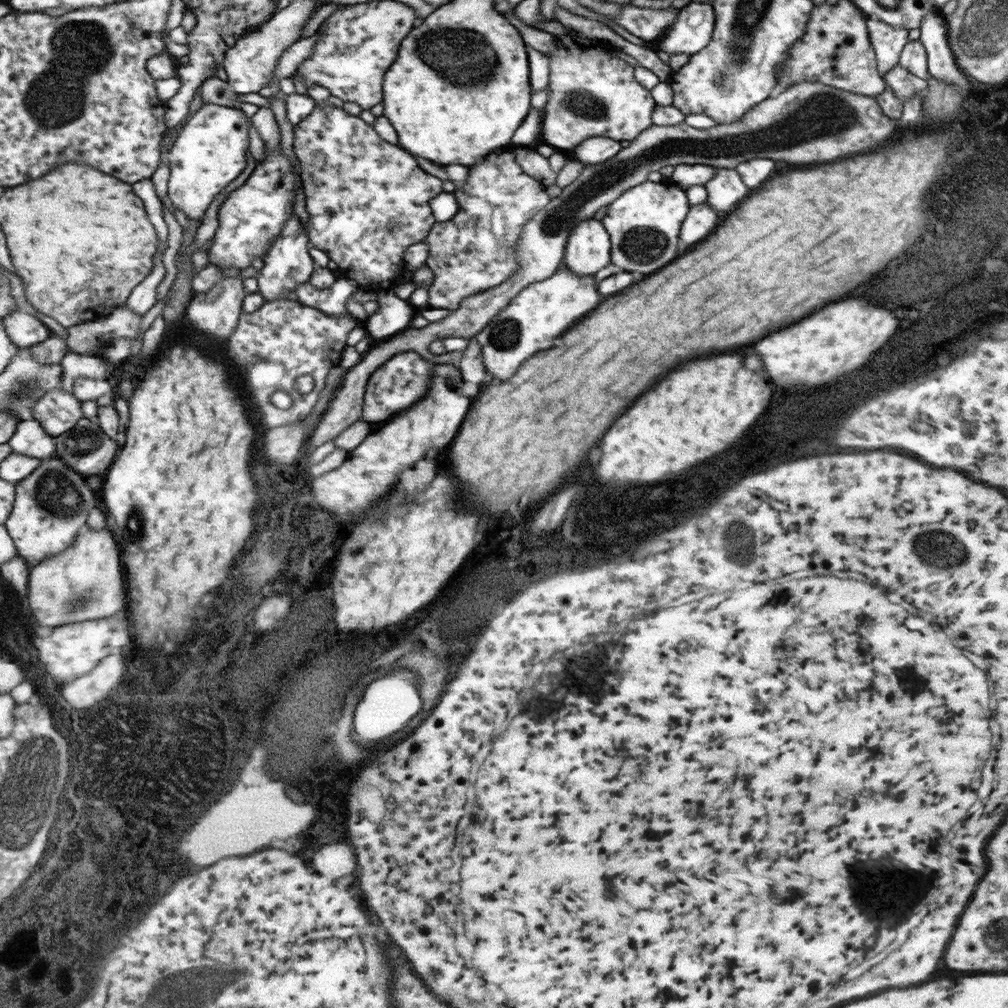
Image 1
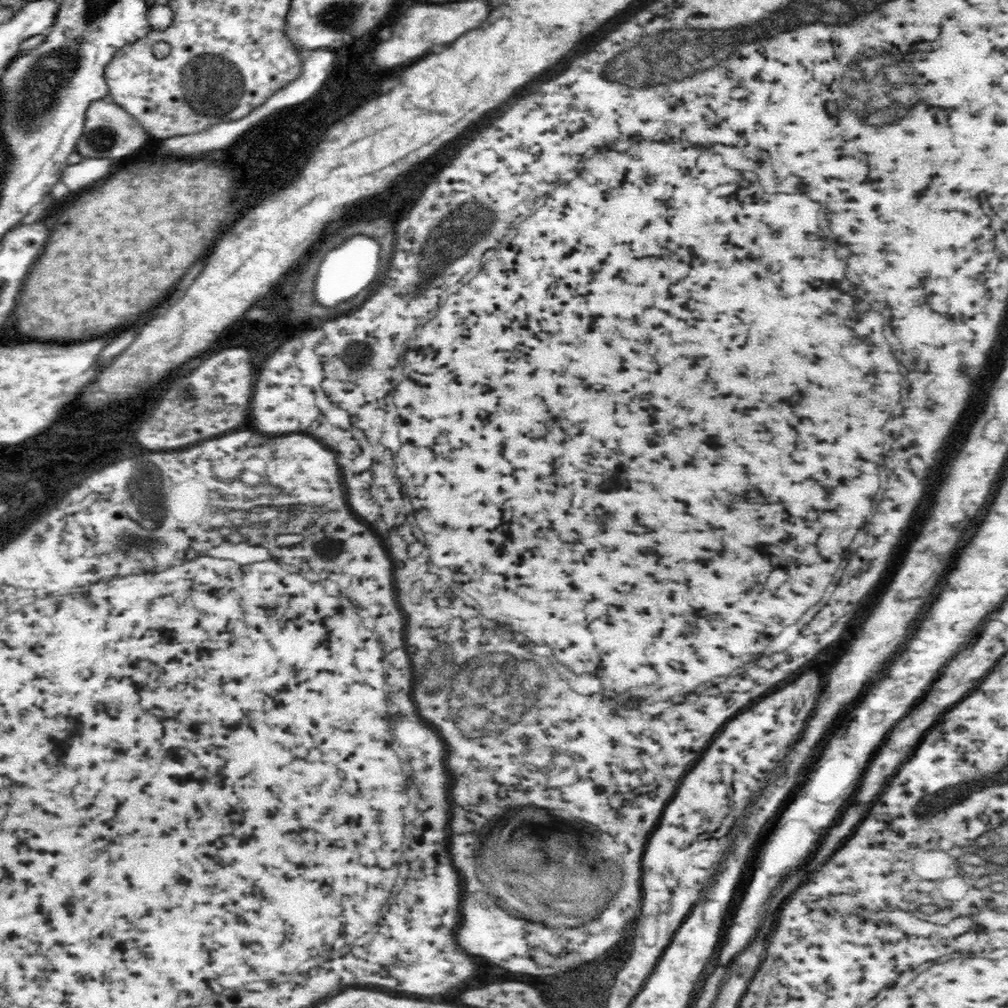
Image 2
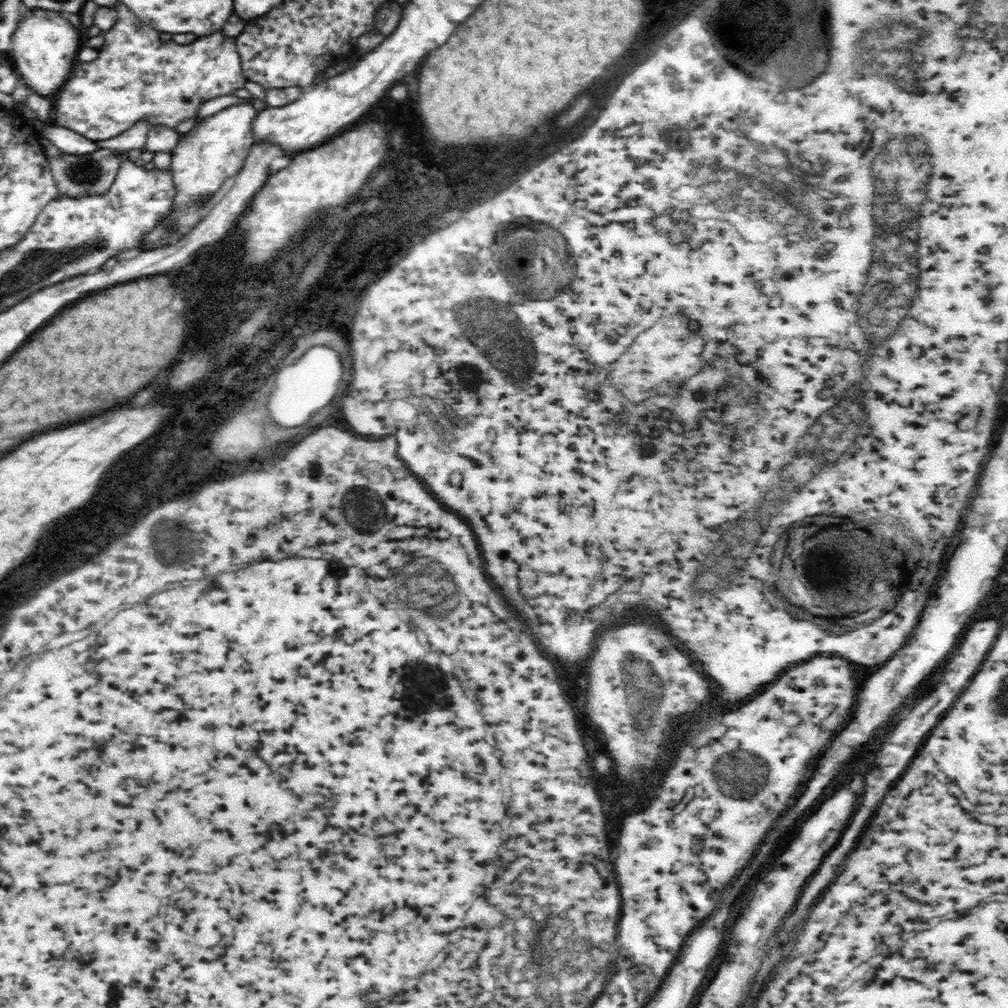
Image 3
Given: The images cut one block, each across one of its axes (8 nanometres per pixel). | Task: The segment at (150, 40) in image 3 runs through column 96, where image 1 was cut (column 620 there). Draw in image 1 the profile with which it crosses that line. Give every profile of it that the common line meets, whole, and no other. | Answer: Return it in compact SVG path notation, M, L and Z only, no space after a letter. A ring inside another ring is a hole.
M570 29L554 38L555 50L545 53L549 58L550 90L542 122L542 136L550 146L574 148L596 136L631 141L653 126L652 113L658 104L635 78L637 66L620 54L619 46L582 37Z

